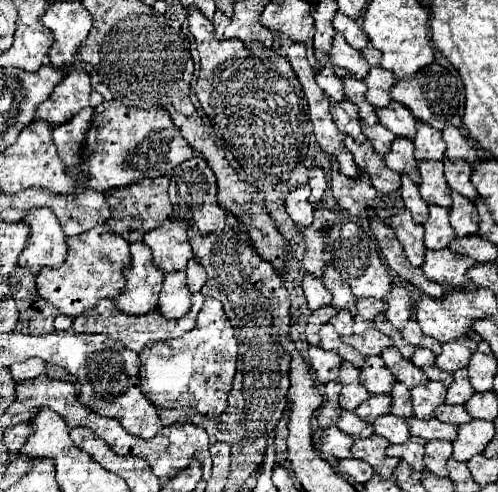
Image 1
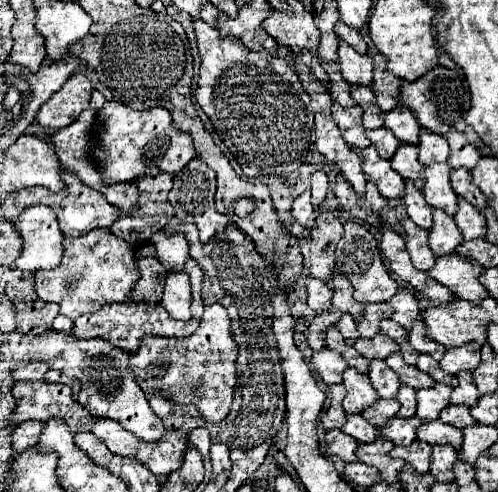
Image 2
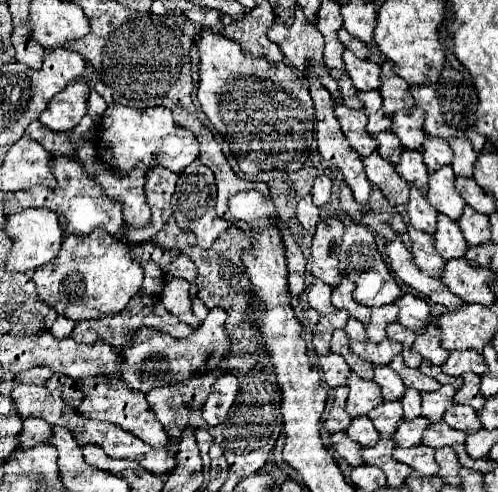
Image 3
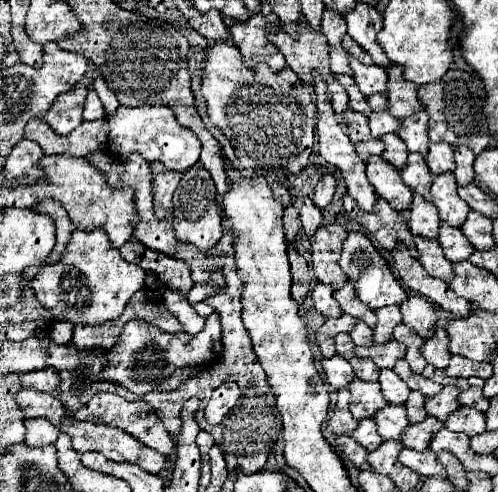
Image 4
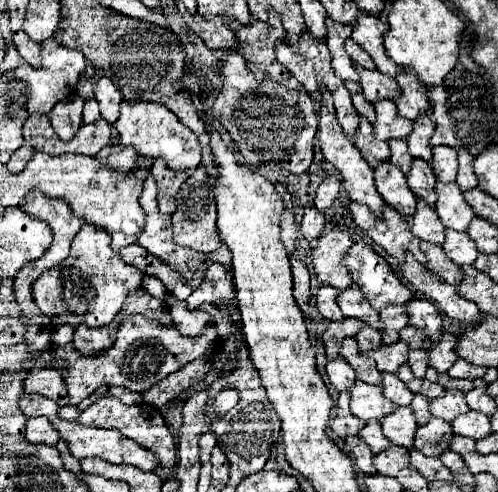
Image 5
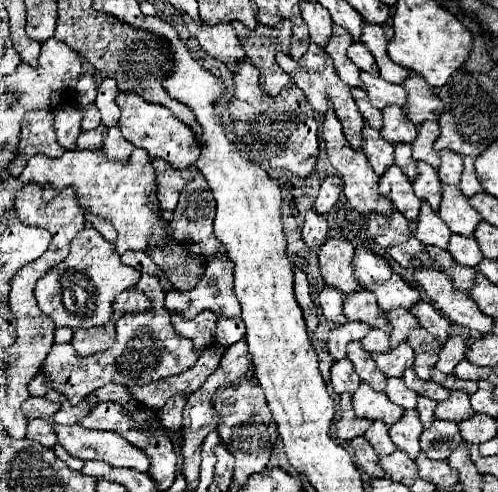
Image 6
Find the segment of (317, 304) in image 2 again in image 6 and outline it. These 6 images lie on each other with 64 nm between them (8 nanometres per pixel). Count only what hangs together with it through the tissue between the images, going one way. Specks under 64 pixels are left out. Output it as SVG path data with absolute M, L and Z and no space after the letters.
M326 286L320 294L318 294L318 302L322 308L322 314L326 316L326 320L334 322L334 324L344 324L348 322L346 316L342 314L342 302L344 302L344 294L336 288Z

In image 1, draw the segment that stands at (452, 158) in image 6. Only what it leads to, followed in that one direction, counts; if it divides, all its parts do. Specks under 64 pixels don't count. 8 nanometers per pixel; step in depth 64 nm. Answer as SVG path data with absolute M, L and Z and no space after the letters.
M416 122L416 138L414 138L414 156L416 160L442 160L446 144L442 140L442 132L428 128L428 124Z

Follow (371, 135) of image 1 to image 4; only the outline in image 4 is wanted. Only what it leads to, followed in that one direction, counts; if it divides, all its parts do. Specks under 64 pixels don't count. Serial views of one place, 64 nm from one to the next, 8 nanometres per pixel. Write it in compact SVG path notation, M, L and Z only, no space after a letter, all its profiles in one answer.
M392 134L392 136L382 136L380 138L386 146L382 158L386 162L390 162L392 166L396 166L398 170L406 166L406 156L408 156L408 150L404 148L404 142L398 138L398 134Z

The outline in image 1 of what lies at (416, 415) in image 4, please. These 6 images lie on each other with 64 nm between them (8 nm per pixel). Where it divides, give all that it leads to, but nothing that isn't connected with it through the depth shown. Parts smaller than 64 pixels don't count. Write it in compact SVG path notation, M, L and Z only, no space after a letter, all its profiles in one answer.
M400 382L392 384L390 396L392 396L392 414L394 414L394 416L402 416L402 418L412 416L410 390L408 390L404 384L400 384Z

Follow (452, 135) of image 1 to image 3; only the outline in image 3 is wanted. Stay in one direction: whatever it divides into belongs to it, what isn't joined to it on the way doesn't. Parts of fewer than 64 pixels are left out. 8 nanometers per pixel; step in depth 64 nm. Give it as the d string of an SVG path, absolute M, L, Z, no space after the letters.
M452 138L448 140L450 148L454 150L454 162L452 168L458 176L472 176L474 162L478 160L478 154L474 152L472 144L468 138Z

